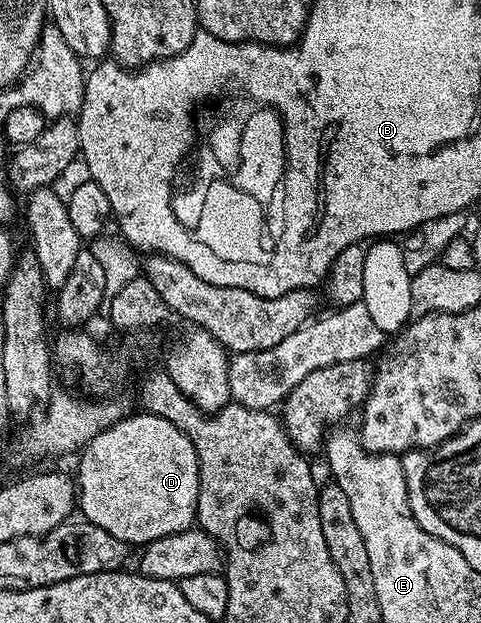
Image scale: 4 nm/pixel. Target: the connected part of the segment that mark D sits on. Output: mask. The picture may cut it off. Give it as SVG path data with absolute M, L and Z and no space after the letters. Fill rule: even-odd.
M131 413L120 419L118 423L113 424L109 429L97 433L97 437L93 437L93 441L89 441L86 447L82 448L79 457L79 475L77 474L78 510L80 512L83 510L82 518L86 522L93 525L101 525L101 529L105 529L105 533L113 533L113 537L117 537L129 545L135 545L135 543L144 545L157 541L158 538L169 537L170 534L189 530L196 522L195 510L197 509L197 497L199 496L199 462L197 461L197 453L195 452L195 446L191 443L191 439L185 433L181 433L181 429L177 429L177 425L173 425L156 415L146 413L134 415L134 413Z

